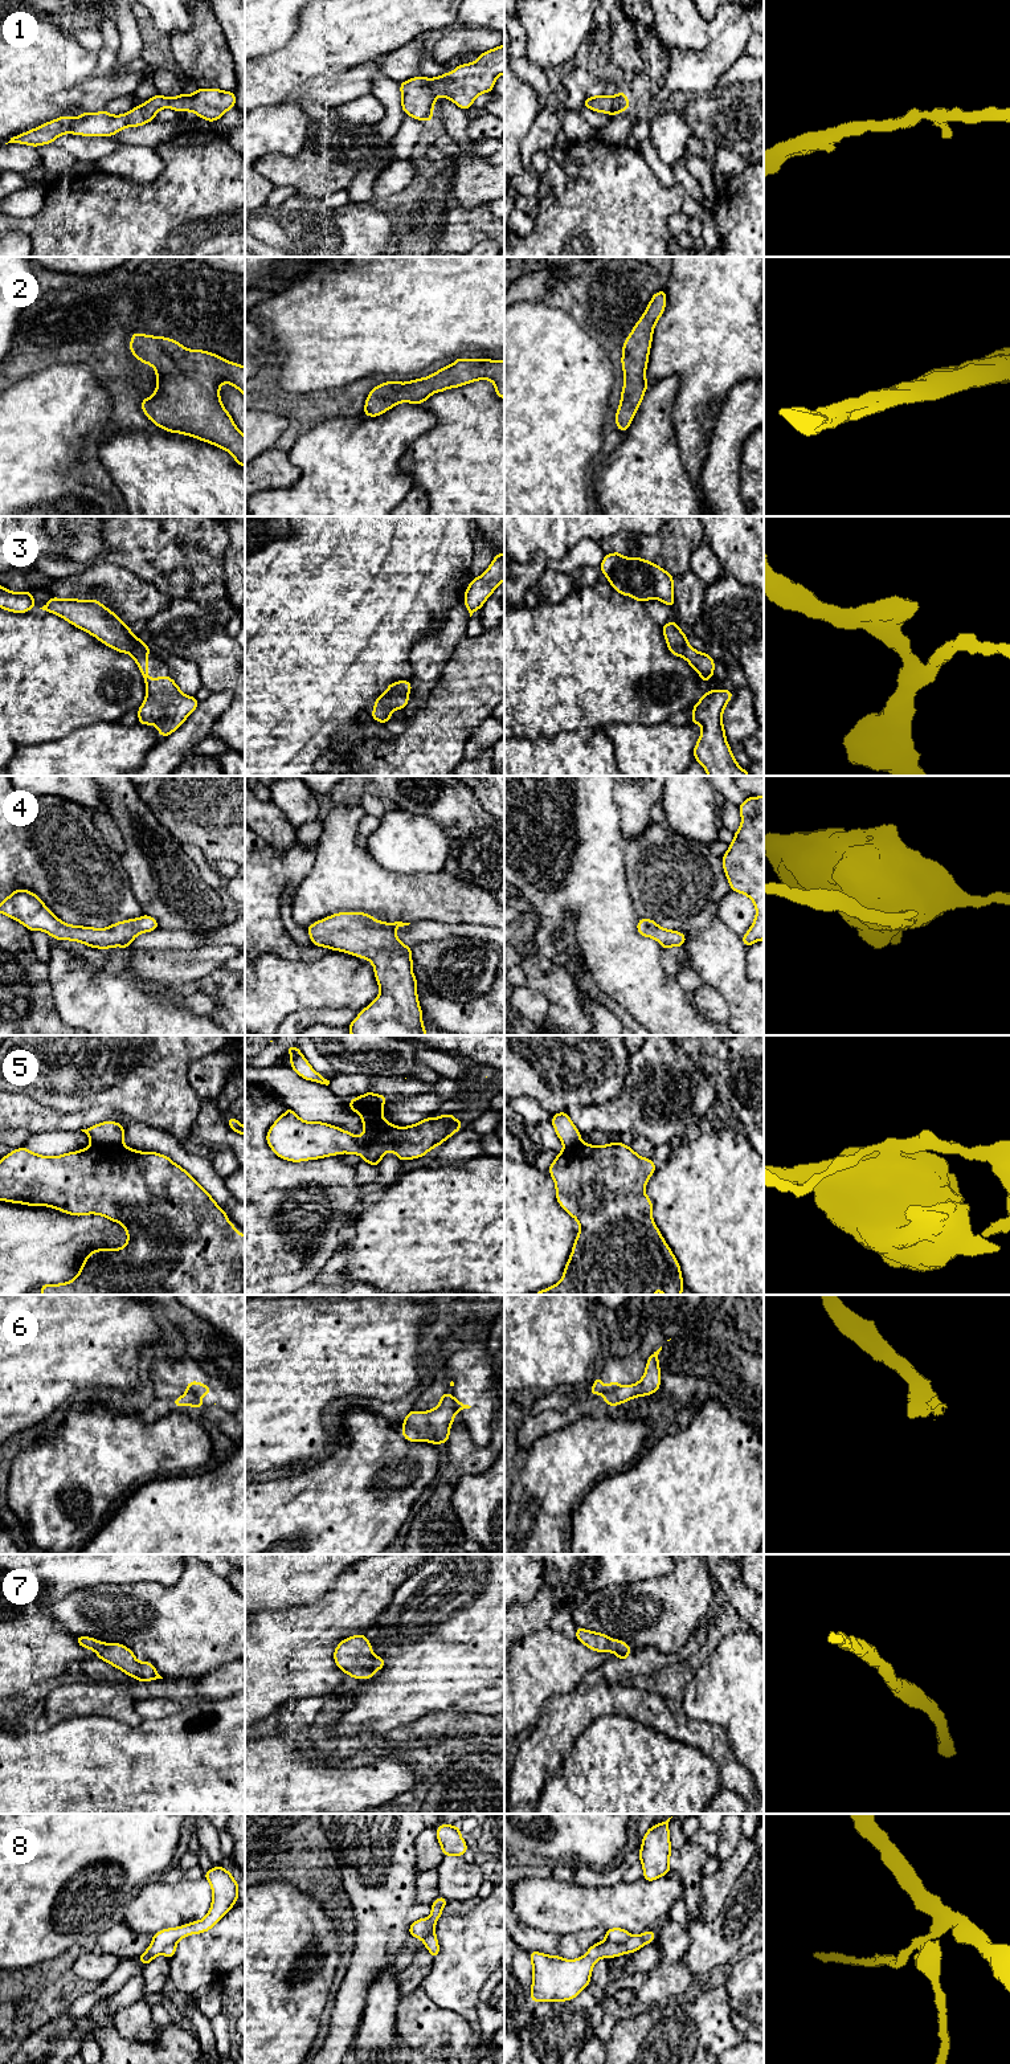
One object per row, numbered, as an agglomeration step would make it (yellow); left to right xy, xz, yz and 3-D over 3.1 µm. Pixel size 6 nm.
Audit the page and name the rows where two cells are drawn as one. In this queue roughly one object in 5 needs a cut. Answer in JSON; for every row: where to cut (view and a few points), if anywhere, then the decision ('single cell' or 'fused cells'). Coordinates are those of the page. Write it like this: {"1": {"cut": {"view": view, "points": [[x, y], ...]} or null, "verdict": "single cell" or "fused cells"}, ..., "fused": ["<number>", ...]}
{"1": {"cut": null, "verdict": "single cell"}, "2": {"cut": null, "verdict": "single cell"}, "3": {"cut": null, "verdict": "single cell"}, "4": {"cut": null, "verdict": "single cell"}, "5": {"cut": {"view": "xz", "points": [[352, 1099], [360, 1103], [384, 1102]]}, "verdict": "fused cells"}, "6": {"cut": {"view": "yz", "points": [[621, 1388], [613, 1394], [610, 1405]]}, "verdict": "fused cells"}, "7": {"cut": null, "verdict": "single cell"}, "8": {"cut": {"view": "yz", "points": [[632, 1934], [621, 1944], [612, 1944], [605, 1940]]}, "verdict": "fused cells"}, "fused": ["5", "6", "8"]}

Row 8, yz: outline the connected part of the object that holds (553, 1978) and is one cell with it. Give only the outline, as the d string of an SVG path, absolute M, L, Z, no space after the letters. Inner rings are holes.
M647 1930L639 1936L631 1934L622 1945L604 1940L601 1944L592 1945L577 1959L564 1959L559 1954L547 1955L539 1951L529 1951L532 1962L529 1998L532 2002L541 2003L572 2000L590 1983L593 1966L600 1958L614 1958L634 1953L655 1938L654 1930Z

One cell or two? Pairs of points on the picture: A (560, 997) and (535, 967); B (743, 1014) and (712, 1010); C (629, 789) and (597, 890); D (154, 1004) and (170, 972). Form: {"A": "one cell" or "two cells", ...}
{"A": "one cell", "B": "two cells", "C": "two cells", "D": "two cells"}

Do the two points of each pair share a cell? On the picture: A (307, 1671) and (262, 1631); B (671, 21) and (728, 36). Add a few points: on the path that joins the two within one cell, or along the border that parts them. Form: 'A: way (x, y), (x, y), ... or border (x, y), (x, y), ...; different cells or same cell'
A: way (297, 1660), (273, 1642); same cell
B: border (710, 24), (710, 43), (704, 48), (682, 48); different cells

